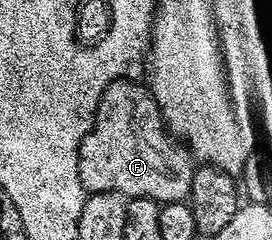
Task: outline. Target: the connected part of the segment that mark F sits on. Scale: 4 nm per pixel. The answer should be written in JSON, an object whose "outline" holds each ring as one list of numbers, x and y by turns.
{"outline":[[115,79,102,93,100,104,92,120,92,128,80,146,78,153,78,177,85,192,113,191,130,199,153,199,158,204,182,203,192,191,194,160,187,147,178,146,160,115,151,91,143,82]]}

